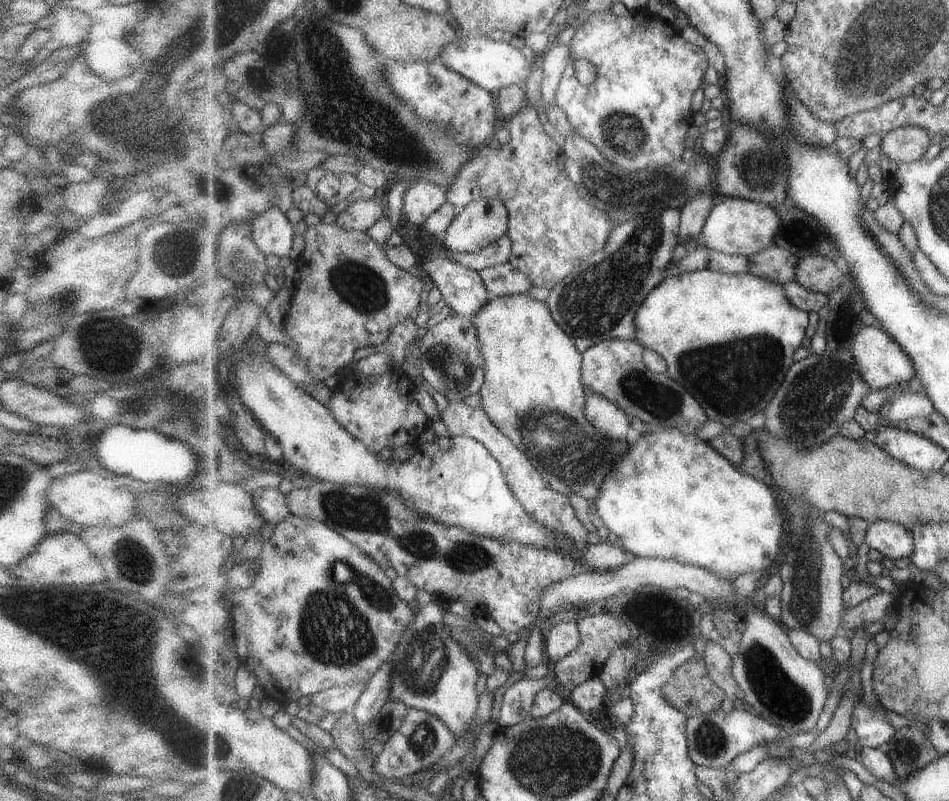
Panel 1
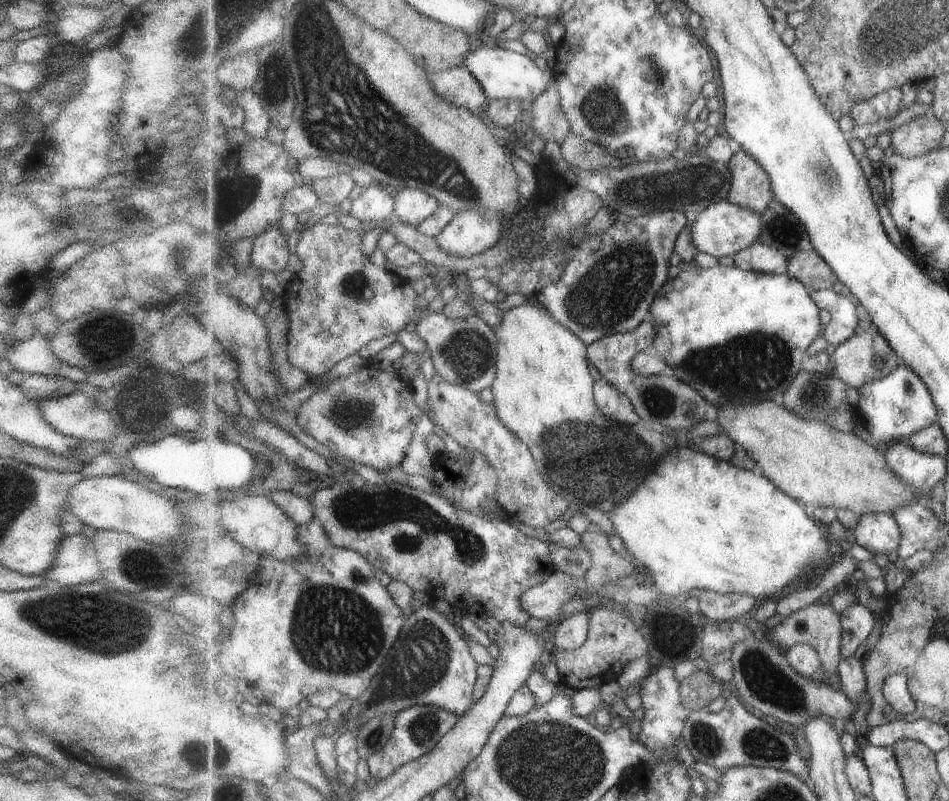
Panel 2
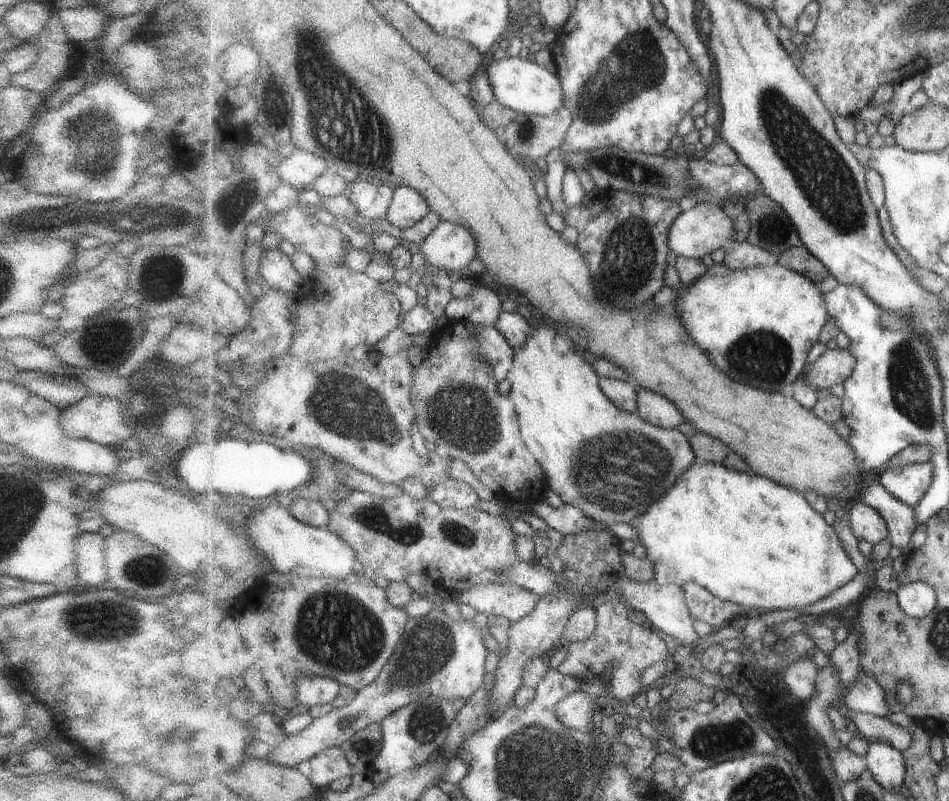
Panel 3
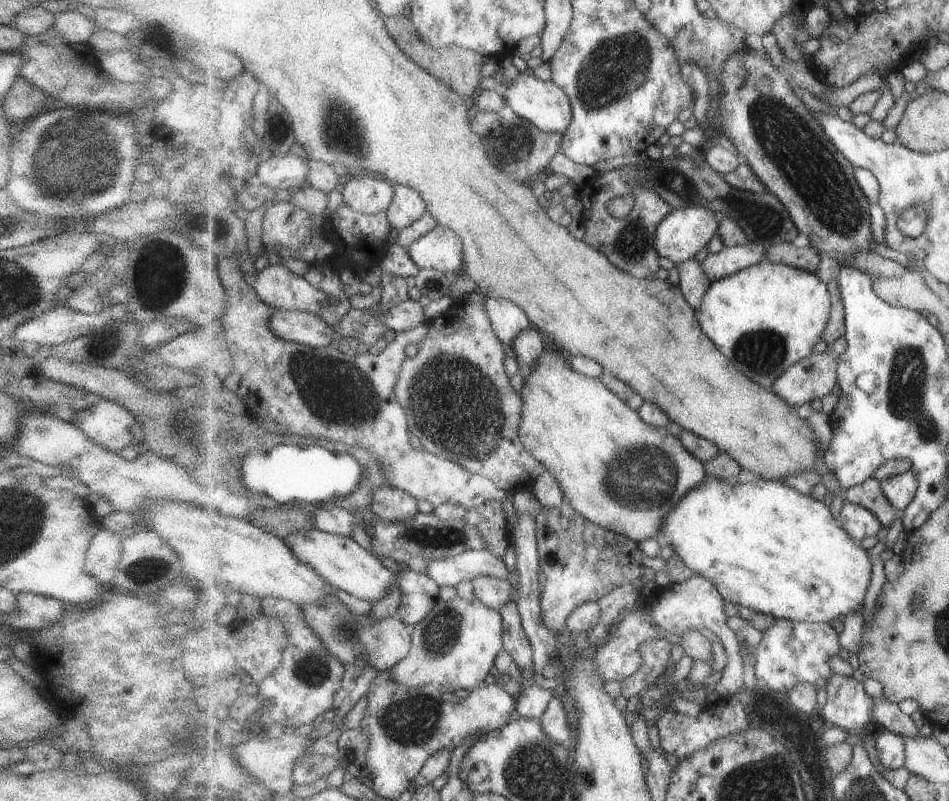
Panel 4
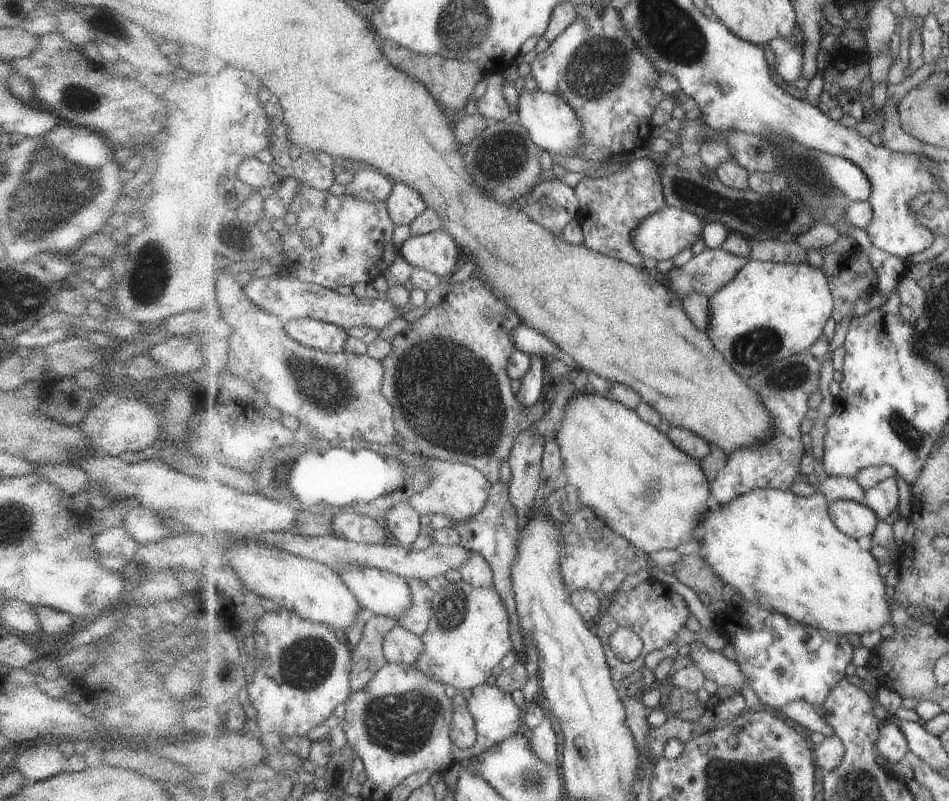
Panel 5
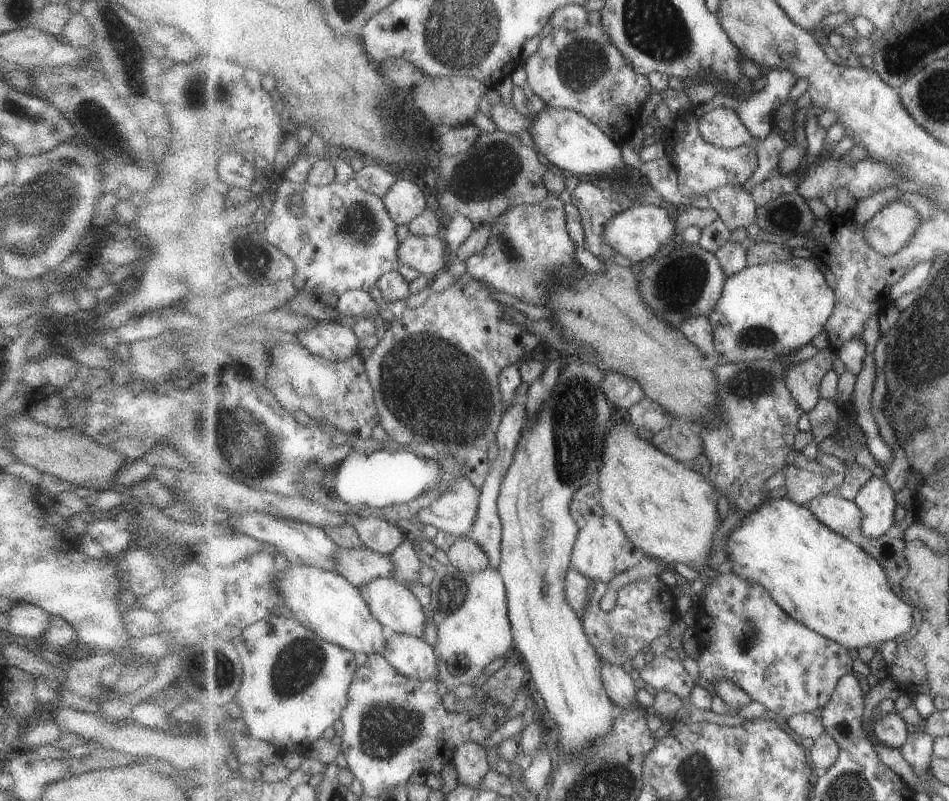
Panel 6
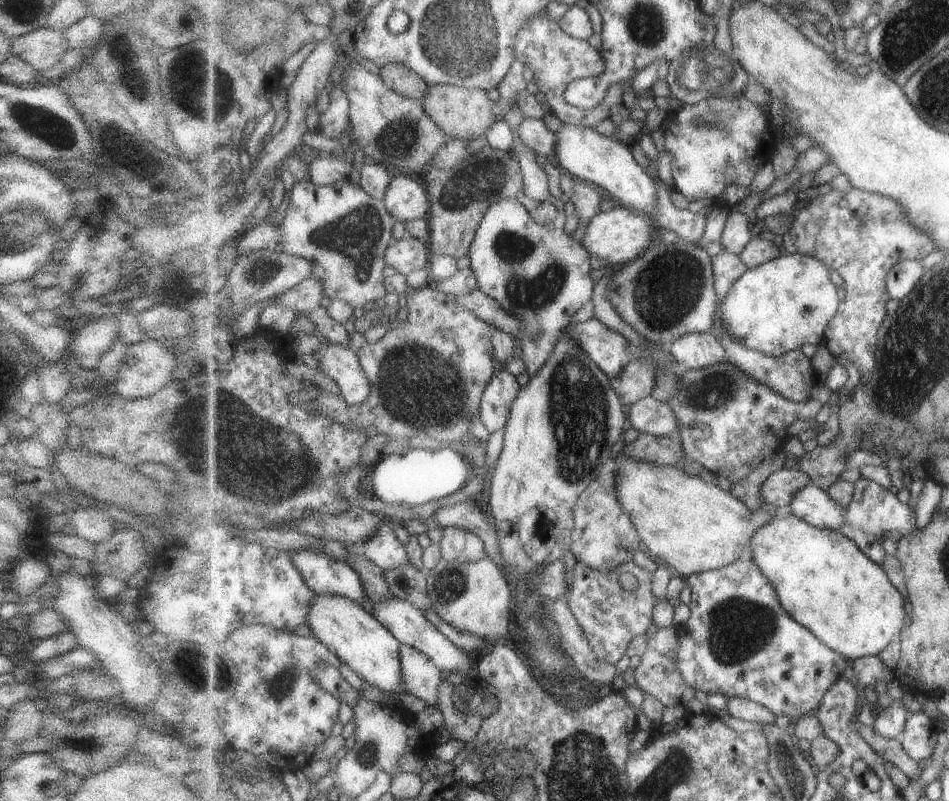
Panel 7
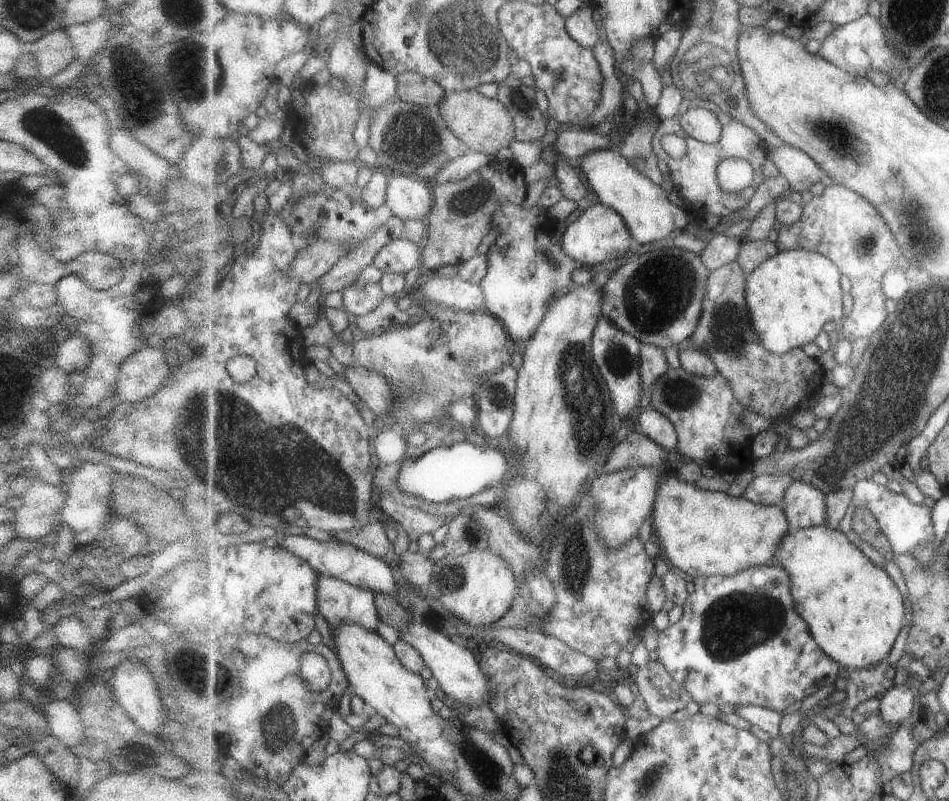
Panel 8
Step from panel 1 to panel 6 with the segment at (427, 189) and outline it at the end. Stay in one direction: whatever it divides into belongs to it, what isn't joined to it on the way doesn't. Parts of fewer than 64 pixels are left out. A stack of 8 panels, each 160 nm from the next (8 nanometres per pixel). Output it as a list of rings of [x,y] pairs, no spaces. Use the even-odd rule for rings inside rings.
[[[400,175],[383,199],[398,225],[408,225],[427,208],[425,192],[408,175]]]

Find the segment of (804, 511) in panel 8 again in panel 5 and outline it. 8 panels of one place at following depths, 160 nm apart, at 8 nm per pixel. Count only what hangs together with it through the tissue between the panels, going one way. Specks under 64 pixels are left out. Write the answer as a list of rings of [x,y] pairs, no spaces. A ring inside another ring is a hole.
[[[851,499],[832,502],[830,515],[839,529],[858,540],[871,537],[881,521],[872,508]]]

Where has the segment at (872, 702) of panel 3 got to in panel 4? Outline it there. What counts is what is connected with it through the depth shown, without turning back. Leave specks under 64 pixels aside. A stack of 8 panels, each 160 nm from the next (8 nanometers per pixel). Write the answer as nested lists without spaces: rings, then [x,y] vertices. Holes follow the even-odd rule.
[[[863,677],[867,694],[873,699],[871,714],[873,720],[895,734],[917,736],[917,726],[908,715],[901,712],[898,703],[891,702],[884,695],[884,686],[877,679]]]

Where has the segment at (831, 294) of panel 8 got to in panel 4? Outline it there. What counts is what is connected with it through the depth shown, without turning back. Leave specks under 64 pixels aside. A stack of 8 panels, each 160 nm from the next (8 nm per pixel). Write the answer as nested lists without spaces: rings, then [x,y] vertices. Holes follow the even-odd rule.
[[[767,258],[737,274],[713,281],[704,293],[696,311],[701,330],[731,360],[731,364],[735,364],[745,376],[766,389],[773,389],[774,382],[788,368],[815,352],[815,345],[821,341],[821,334],[833,307],[828,284],[820,280],[817,274],[791,265],[774,263]]]

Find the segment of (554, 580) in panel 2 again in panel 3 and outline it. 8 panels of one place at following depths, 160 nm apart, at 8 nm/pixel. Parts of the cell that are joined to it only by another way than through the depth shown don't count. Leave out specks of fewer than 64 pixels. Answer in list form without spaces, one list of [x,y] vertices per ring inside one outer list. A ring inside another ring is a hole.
[[[481,583],[460,594],[460,602],[469,604],[479,613],[488,616],[499,616],[508,618],[512,623],[530,615],[539,604],[541,597],[532,590],[523,588],[515,583]]]

